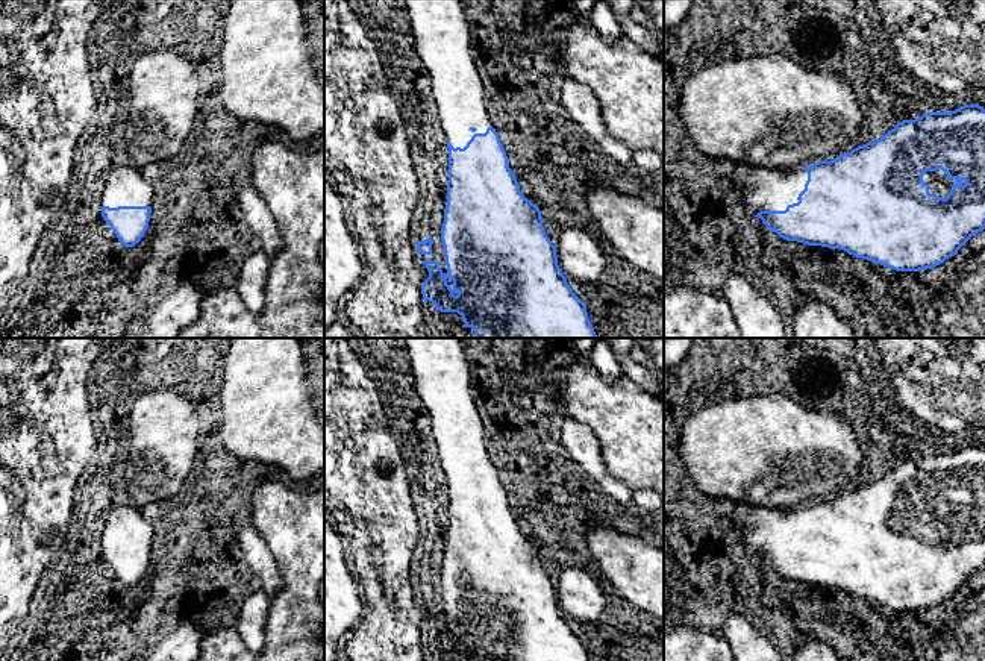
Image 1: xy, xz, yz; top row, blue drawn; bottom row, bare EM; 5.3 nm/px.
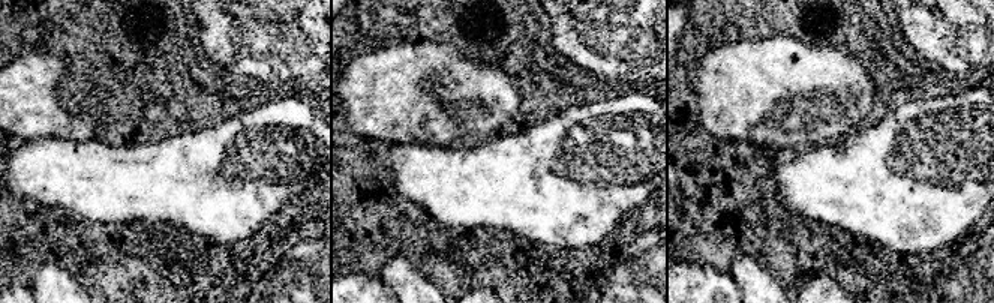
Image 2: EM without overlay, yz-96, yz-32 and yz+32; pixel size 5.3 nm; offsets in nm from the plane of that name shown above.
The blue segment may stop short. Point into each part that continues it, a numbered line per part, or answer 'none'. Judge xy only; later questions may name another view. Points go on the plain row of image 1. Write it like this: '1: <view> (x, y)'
1: xy (126, 525)

